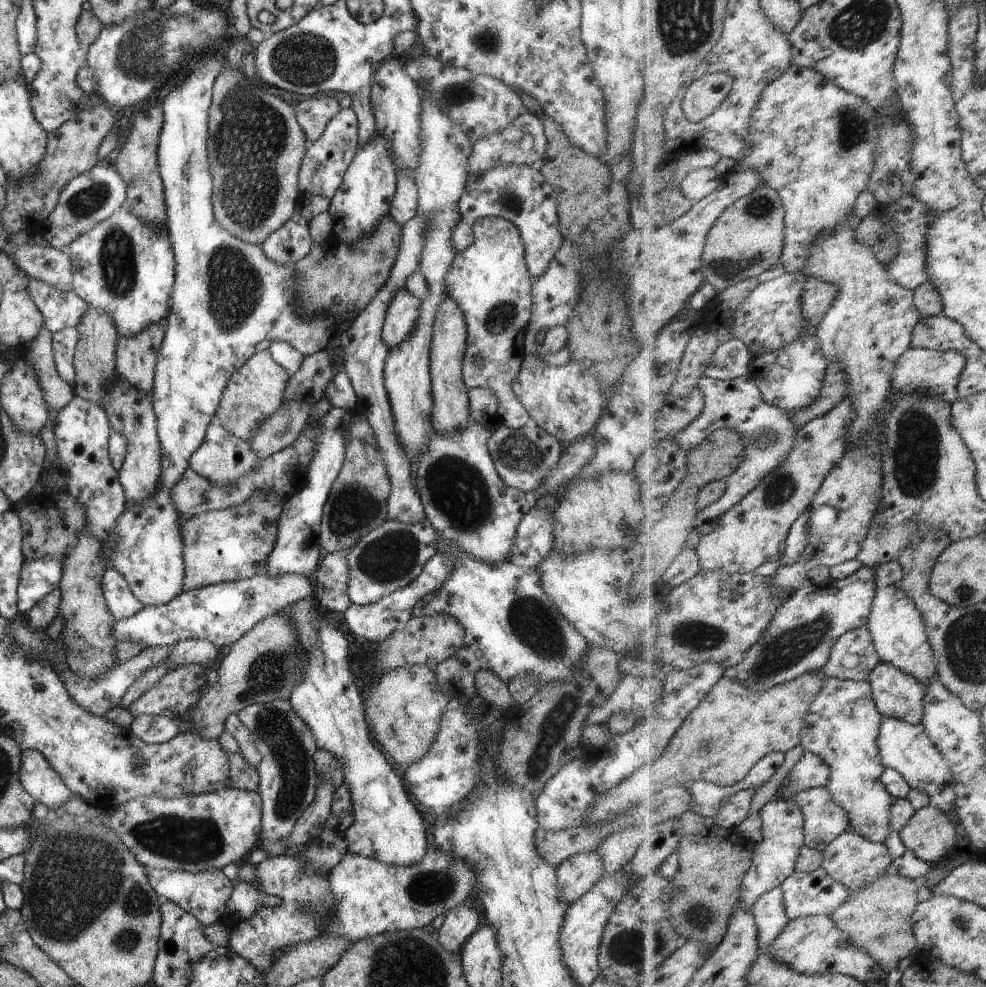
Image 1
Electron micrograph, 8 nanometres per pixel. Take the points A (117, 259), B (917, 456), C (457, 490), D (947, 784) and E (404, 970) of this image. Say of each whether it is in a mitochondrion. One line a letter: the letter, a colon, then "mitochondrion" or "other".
A: mitochondrion
B: mitochondrion
C: mitochondrion
D: other
E: mitochondrion

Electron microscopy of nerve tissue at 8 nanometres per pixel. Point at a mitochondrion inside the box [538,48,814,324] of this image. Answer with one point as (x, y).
(725, 268)

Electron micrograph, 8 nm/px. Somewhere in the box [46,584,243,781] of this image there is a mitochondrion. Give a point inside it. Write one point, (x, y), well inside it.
(89, 657)

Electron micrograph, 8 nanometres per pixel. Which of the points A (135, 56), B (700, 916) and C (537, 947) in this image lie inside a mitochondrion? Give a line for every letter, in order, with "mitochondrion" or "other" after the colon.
A: mitochondrion
B: mitochondrion
C: other

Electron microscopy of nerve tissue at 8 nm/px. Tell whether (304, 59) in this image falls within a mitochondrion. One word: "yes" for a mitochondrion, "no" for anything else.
yes

